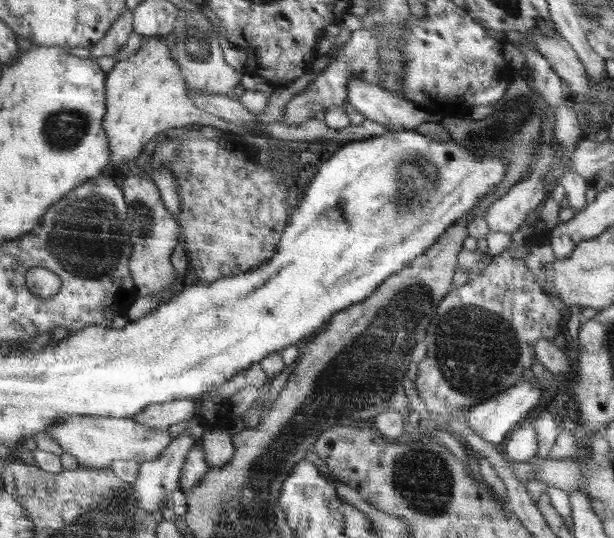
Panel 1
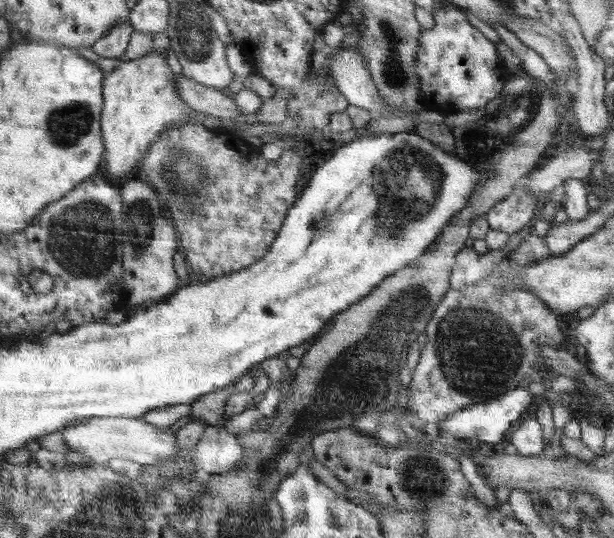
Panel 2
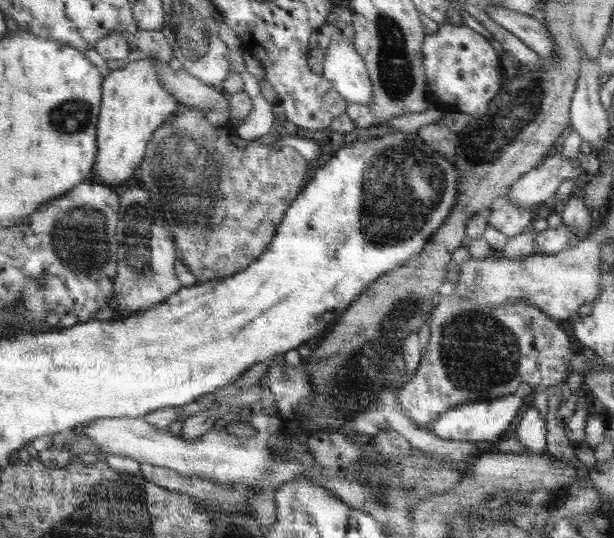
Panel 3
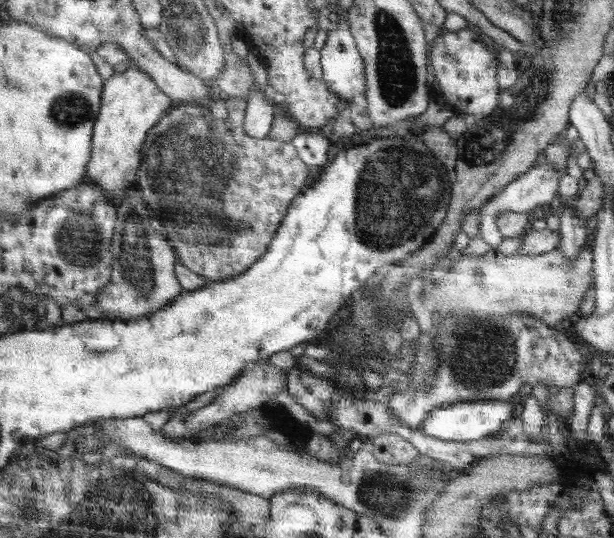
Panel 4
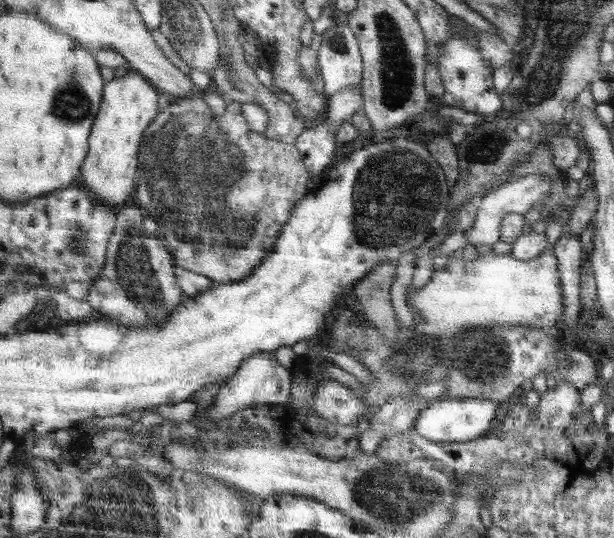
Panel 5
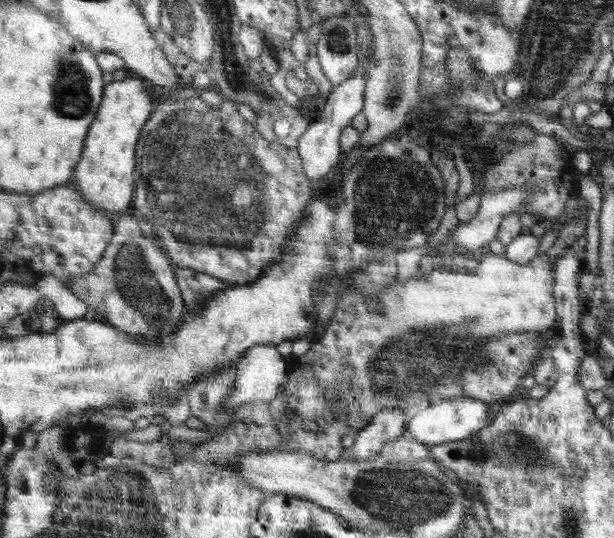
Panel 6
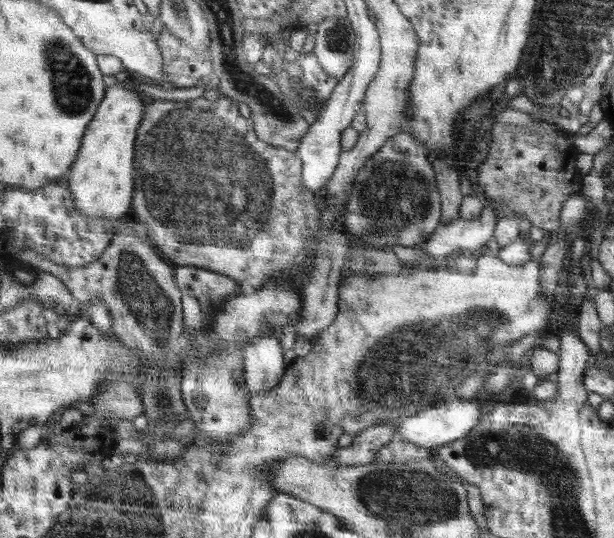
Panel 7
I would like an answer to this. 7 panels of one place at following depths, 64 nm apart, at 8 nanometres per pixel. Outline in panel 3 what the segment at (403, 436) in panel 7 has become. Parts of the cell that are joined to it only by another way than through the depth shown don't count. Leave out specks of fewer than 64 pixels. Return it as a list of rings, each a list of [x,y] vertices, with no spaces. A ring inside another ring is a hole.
[[[515,392],[515,396],[503,396],[499,400],[491,402],[479,402],[479,404],[465,404],[453,410],[447,410],[435,418],[427,430],[433,432],[441,440],[459,440],[459,442],[497,442],[501,440],[501,432],[507,428],[511,418],[515,418],[517,410],[521,408],[521,394]]]

